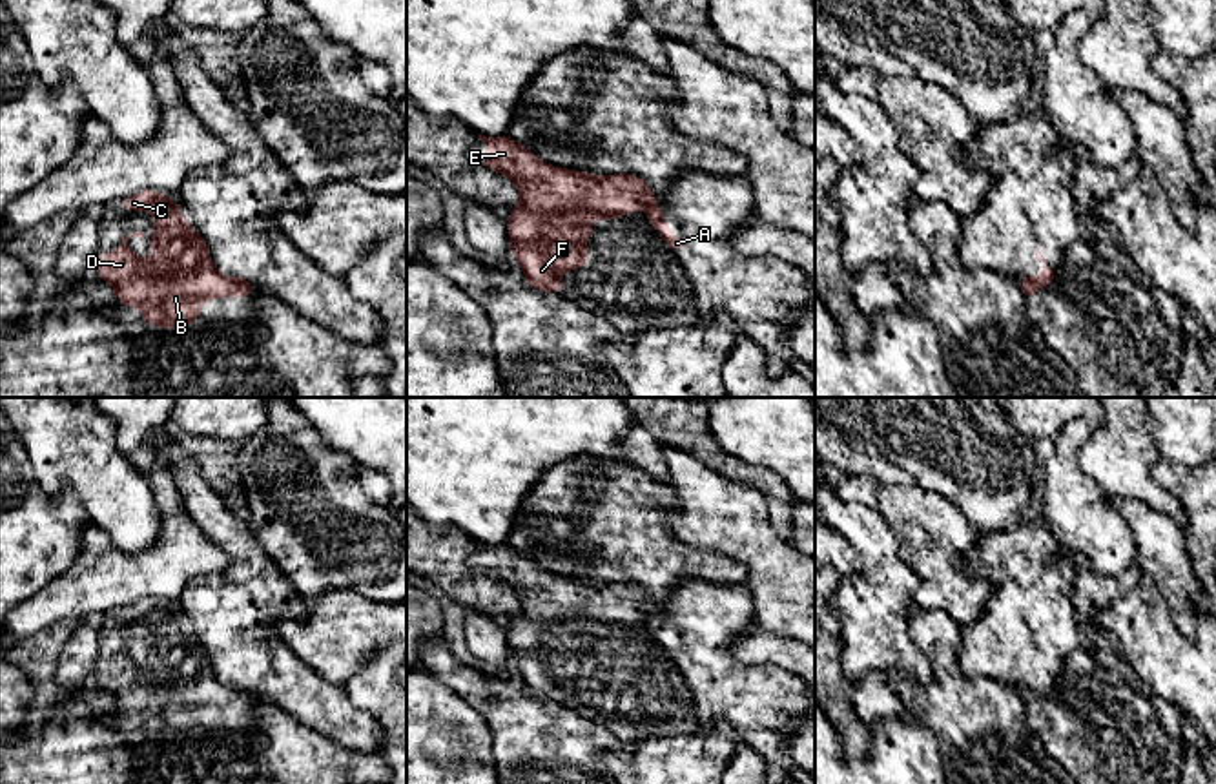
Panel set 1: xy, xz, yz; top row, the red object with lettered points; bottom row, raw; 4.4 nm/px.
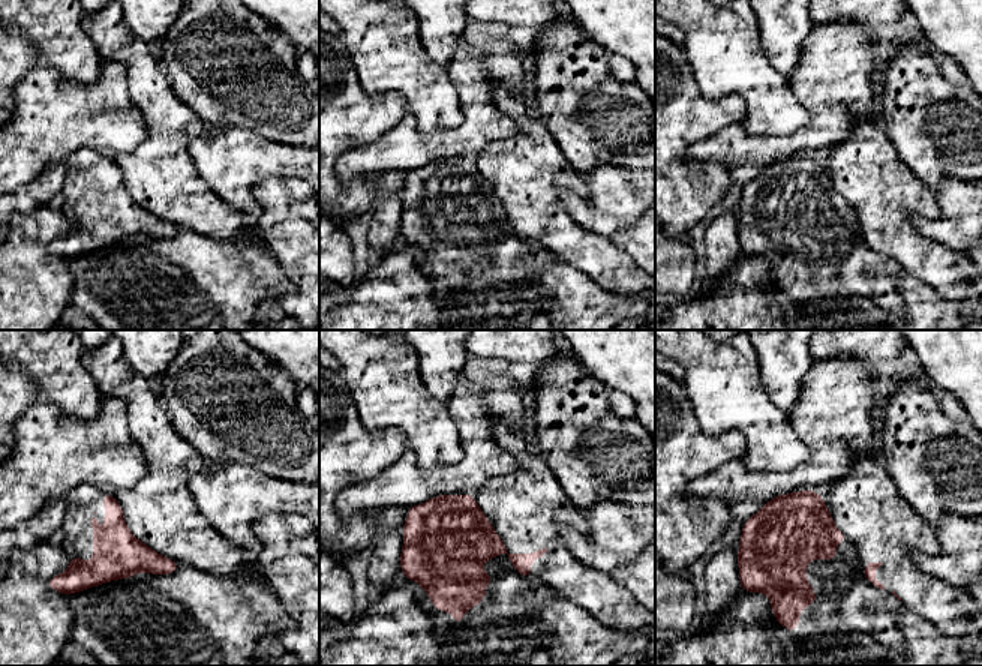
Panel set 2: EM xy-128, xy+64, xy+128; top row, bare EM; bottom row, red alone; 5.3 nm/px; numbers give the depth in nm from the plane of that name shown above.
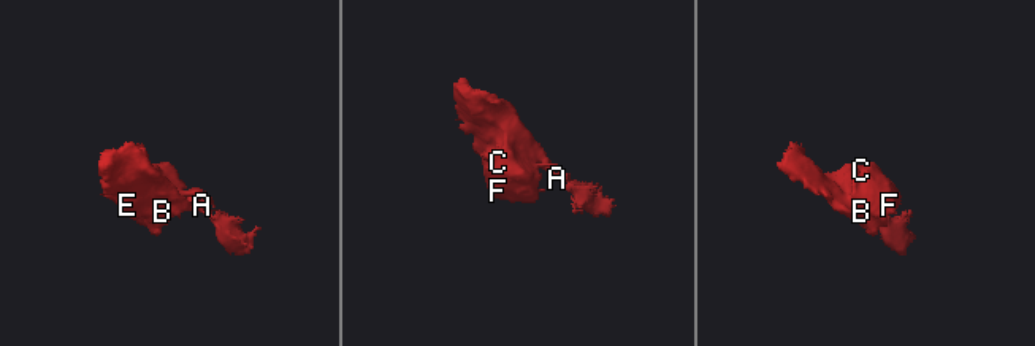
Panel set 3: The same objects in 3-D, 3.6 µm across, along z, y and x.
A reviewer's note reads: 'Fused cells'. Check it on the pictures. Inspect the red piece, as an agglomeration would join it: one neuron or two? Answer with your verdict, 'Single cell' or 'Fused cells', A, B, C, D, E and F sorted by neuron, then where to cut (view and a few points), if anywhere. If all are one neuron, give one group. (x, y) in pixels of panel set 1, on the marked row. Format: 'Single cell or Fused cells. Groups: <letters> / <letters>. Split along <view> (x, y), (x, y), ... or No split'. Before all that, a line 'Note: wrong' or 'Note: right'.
Note: right
Fused cells. Groups: A / B C D E F. Split along yz (1023, 279), (1038, 287)

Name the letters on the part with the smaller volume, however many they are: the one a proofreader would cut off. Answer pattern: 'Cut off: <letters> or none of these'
Cut off: A

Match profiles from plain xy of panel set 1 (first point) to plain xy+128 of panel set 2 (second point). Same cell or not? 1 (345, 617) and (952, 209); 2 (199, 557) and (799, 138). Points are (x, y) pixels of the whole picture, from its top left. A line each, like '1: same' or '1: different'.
1: same
2: same

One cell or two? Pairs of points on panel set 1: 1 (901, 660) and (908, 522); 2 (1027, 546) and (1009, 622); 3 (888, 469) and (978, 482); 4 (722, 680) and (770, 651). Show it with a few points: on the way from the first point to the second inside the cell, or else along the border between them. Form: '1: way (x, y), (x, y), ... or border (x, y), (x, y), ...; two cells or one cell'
1: border (888, 526), (899, 558), (917, 578), (916, 604); two cells
2: way (1009, 562), (1009, 602); one cell
3: way (910, 469), (943, 469), (956, 482); one cell
4: border (733, 639), (730, 651), (737, 659), (793, 673); two cells

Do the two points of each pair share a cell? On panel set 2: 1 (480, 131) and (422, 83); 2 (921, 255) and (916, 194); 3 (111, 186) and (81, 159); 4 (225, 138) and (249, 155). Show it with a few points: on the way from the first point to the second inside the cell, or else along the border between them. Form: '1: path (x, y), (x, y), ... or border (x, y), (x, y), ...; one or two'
1: border (452, 83), (461, 102), (462, 120), (431, 132); two
2: path (906, 240), (901, 236), (904, 209); one
3: path (104, 182), (89, 167); one
4: path (231, 144), (243, 155); one

